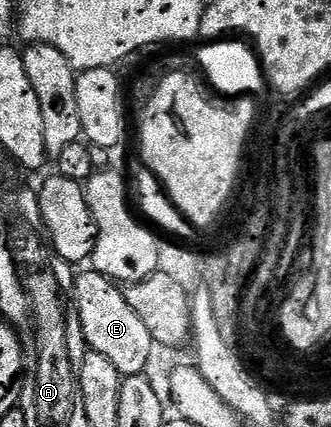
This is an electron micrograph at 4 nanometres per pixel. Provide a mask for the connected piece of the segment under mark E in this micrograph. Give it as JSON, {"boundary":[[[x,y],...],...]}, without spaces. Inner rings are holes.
{"boundary":[[[87,270],[81,275],[79,272],[72,284],[72,296],[78,309],[85,344],[95,354],[106,357],[106,361],[118,369],[121,377],[145,374],[154,350],[150,329],[146,329],[142,317],[138,317],[138,313],[126,305],[123,290],[113,280],[107,279],[98,270]]]}

